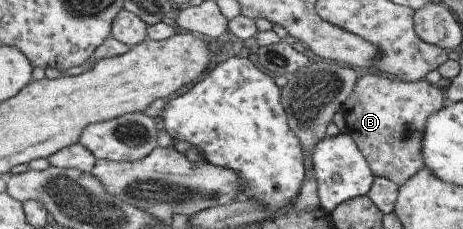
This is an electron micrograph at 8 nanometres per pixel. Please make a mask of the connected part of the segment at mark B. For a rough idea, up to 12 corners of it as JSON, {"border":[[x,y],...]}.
{"border":[[360,75],[346,134],[373,176],[398,186],[424,167],[424,121],[442,90]]}

